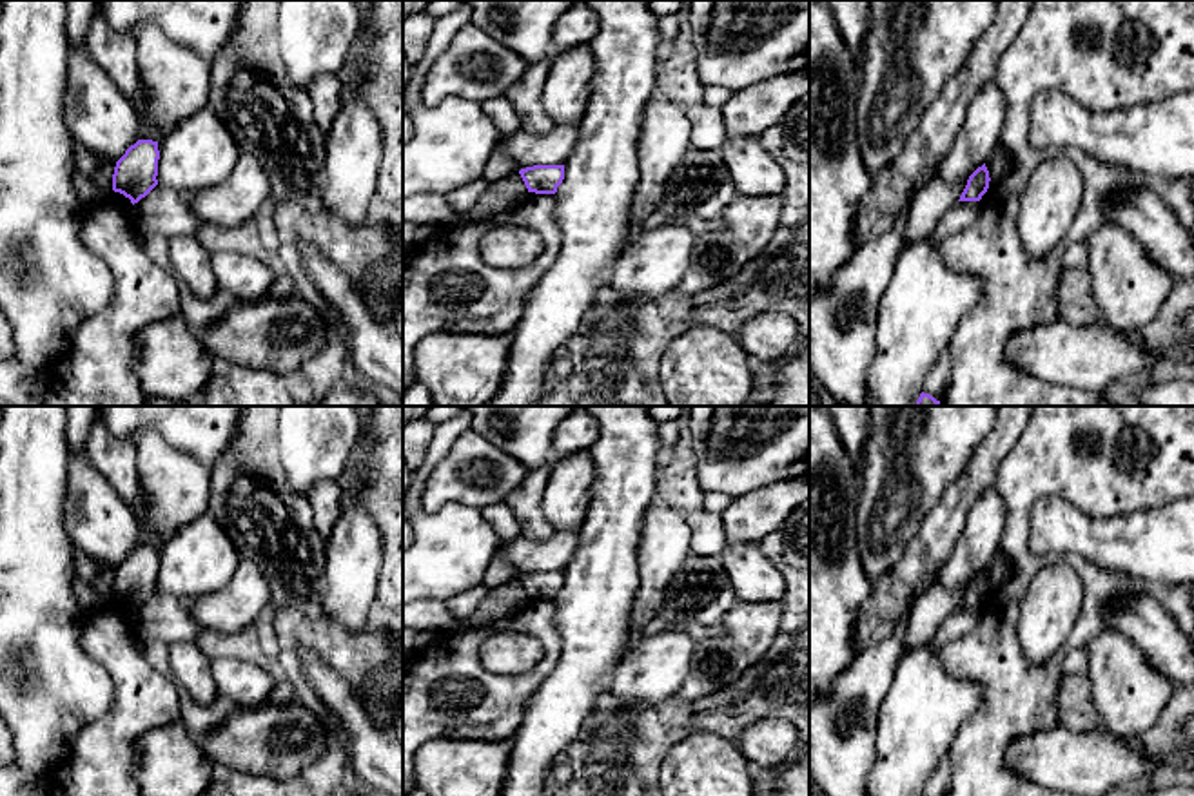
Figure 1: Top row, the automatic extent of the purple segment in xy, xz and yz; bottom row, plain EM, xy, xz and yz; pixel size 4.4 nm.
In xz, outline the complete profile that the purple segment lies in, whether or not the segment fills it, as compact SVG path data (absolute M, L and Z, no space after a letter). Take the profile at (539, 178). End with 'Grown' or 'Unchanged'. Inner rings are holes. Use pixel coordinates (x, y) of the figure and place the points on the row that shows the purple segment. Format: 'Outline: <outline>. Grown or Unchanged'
Outline: M533 165L519 170L528 192L555 194L564 180L564 165Z. Unchanged

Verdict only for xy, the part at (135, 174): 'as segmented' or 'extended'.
as segmented

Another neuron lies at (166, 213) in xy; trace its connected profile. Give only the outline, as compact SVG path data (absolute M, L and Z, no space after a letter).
M156 185L145 198L134 203L134 223L142 234L158 234L165 239L196 236L200 219L187 198L169 187Z

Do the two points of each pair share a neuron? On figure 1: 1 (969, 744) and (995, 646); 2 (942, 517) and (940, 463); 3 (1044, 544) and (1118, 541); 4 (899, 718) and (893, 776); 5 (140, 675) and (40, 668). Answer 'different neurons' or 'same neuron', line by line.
1: same neuron
2: different neurons
3: same neuron
4: same neuron
5: different neurons

